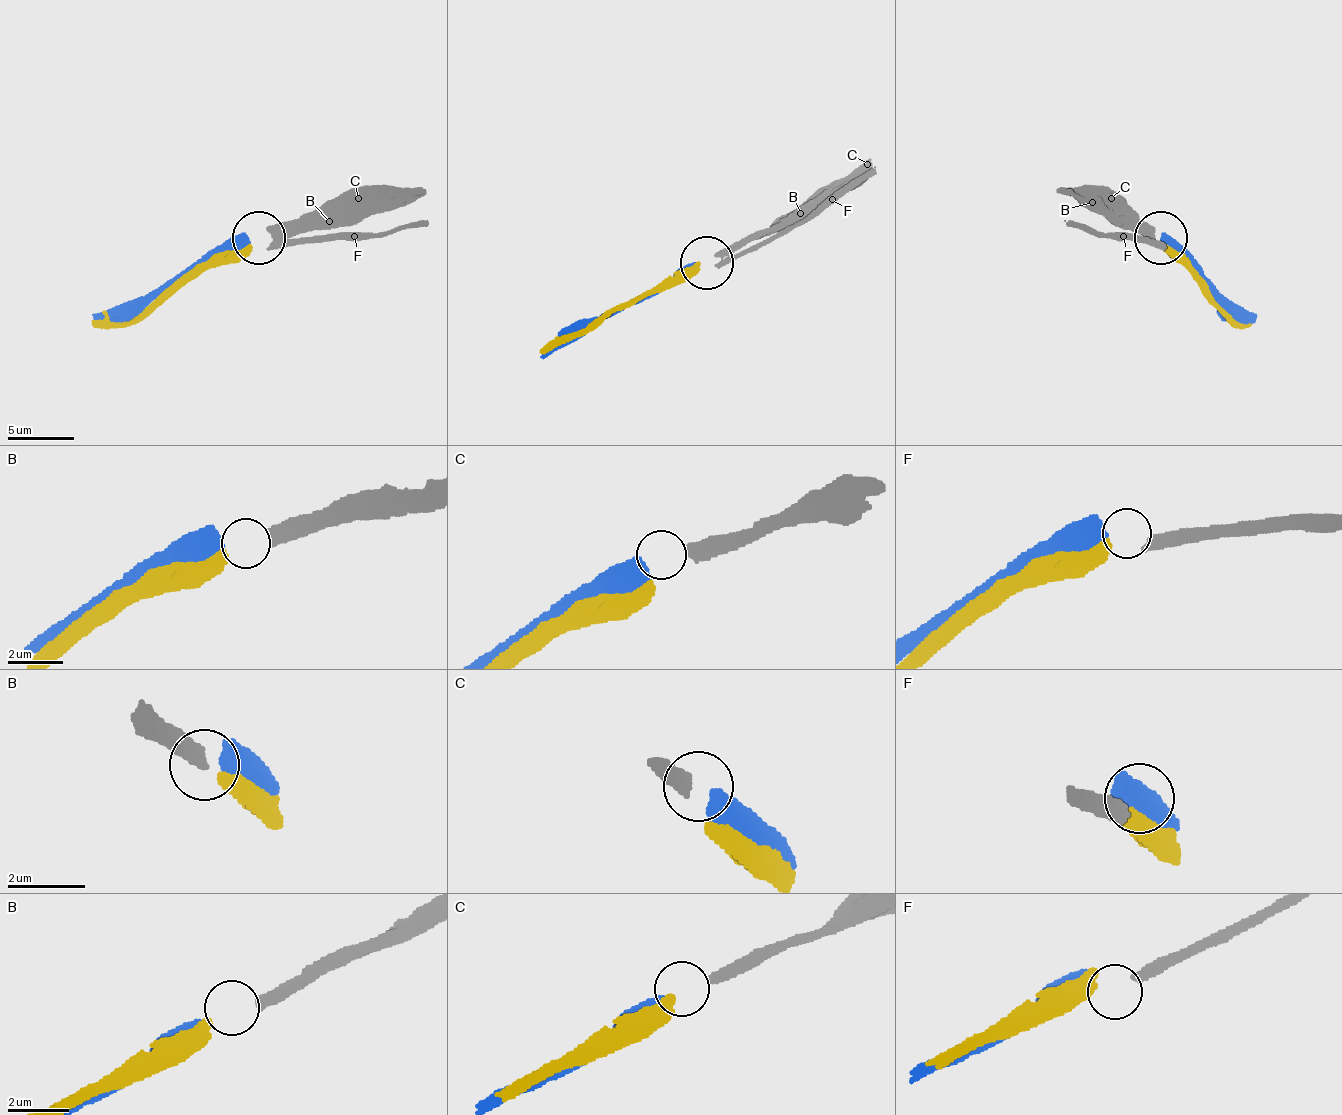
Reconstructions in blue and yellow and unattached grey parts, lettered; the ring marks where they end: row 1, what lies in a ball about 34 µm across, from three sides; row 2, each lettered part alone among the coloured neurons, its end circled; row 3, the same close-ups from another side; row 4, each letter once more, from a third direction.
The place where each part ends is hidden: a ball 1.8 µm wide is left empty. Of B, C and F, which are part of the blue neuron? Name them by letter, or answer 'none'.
C

